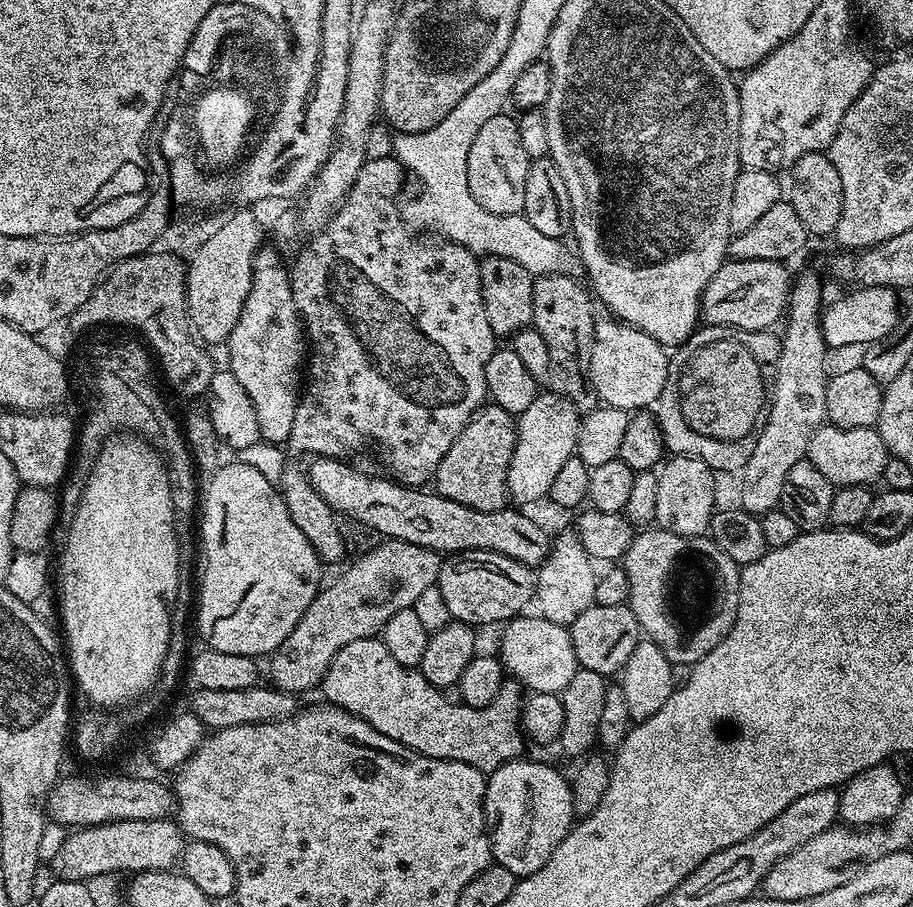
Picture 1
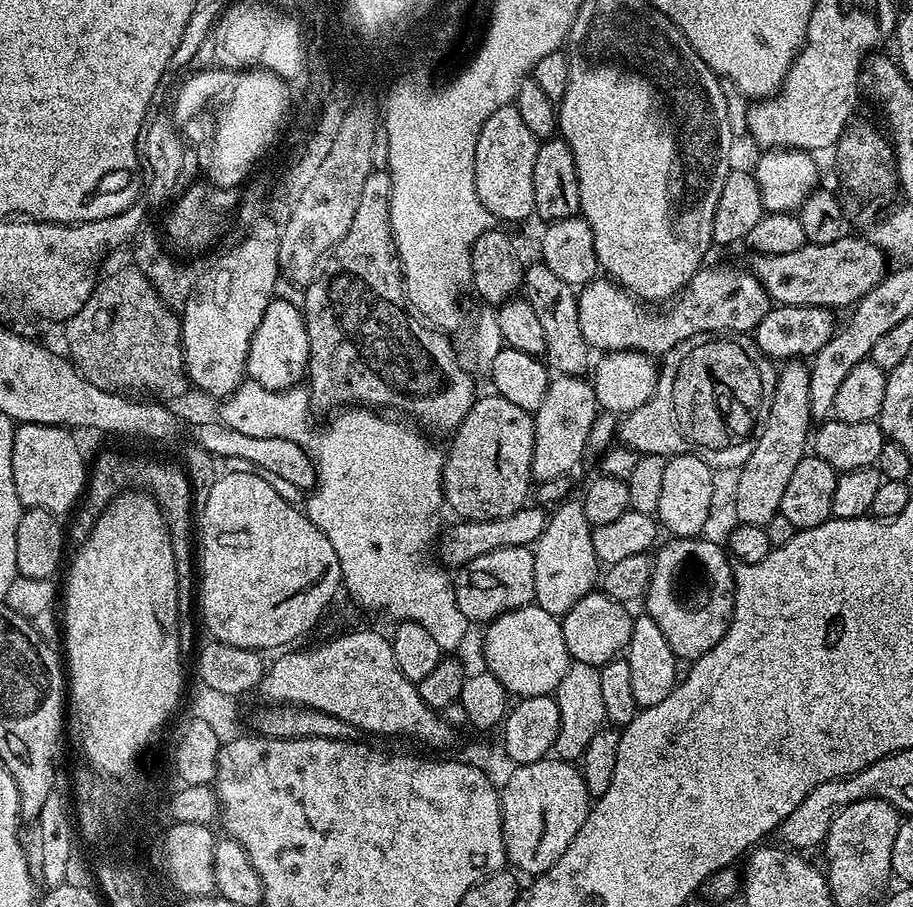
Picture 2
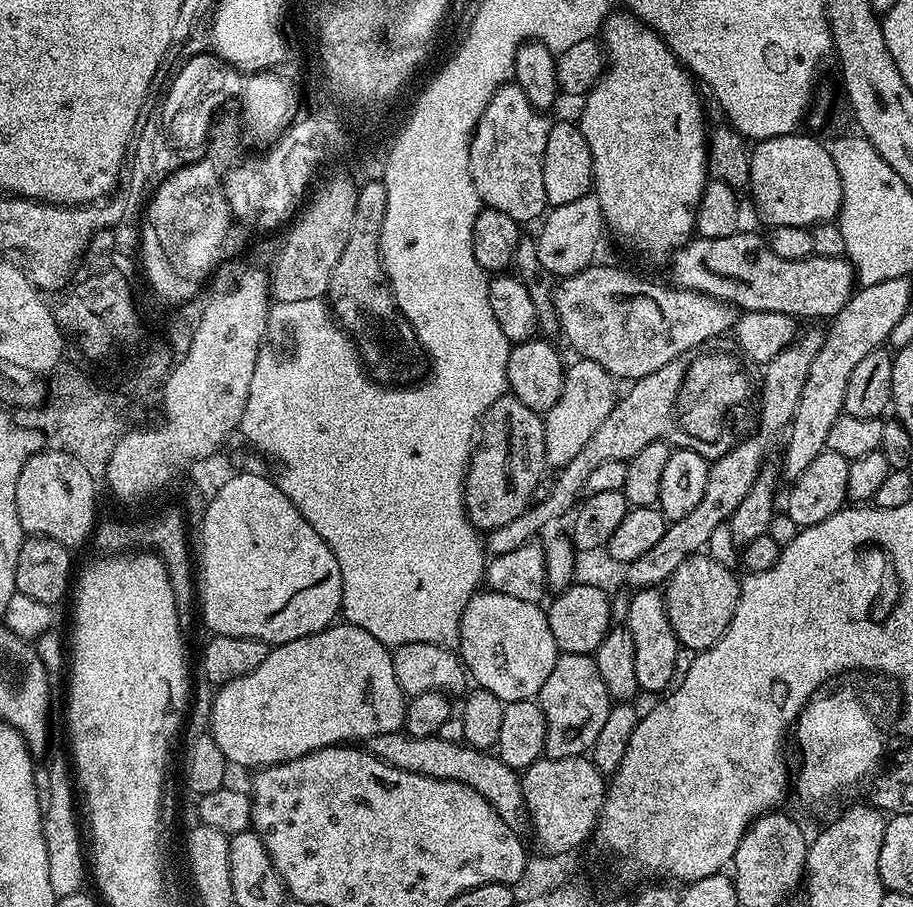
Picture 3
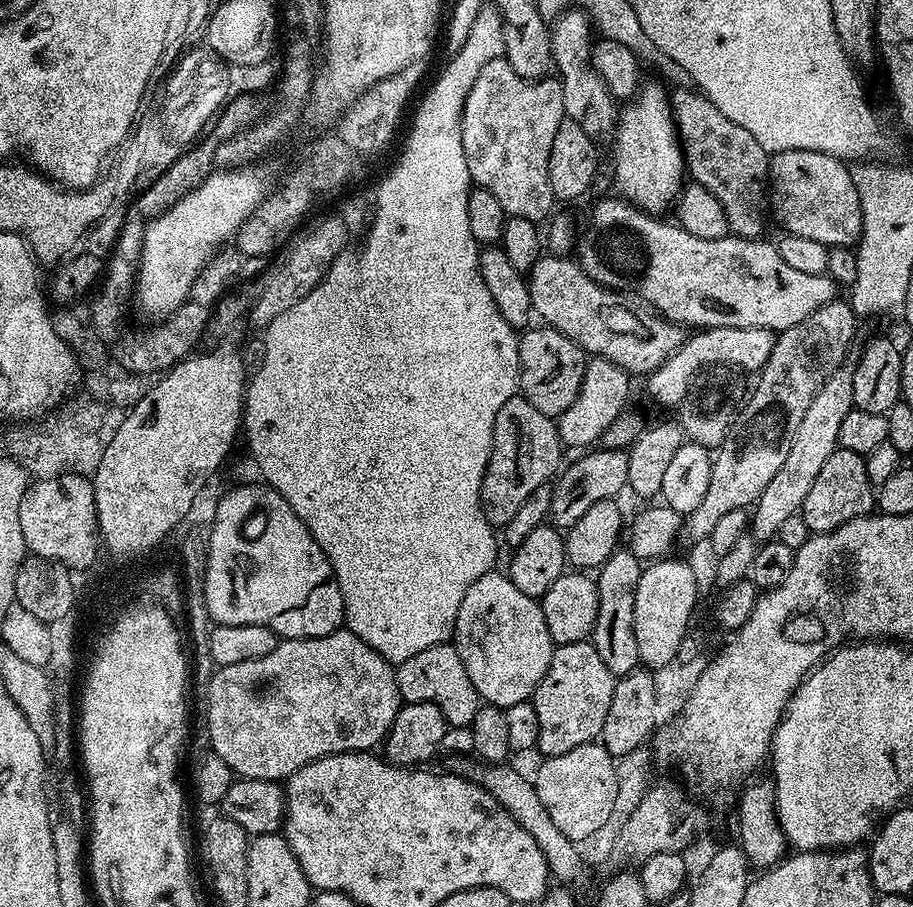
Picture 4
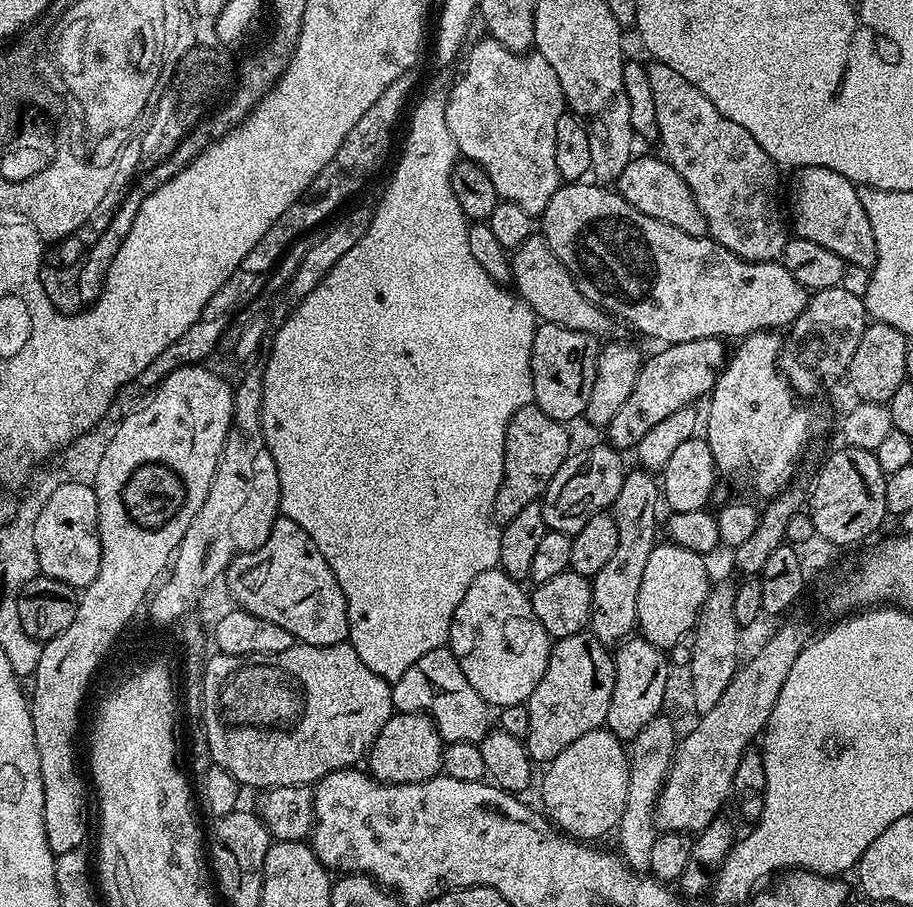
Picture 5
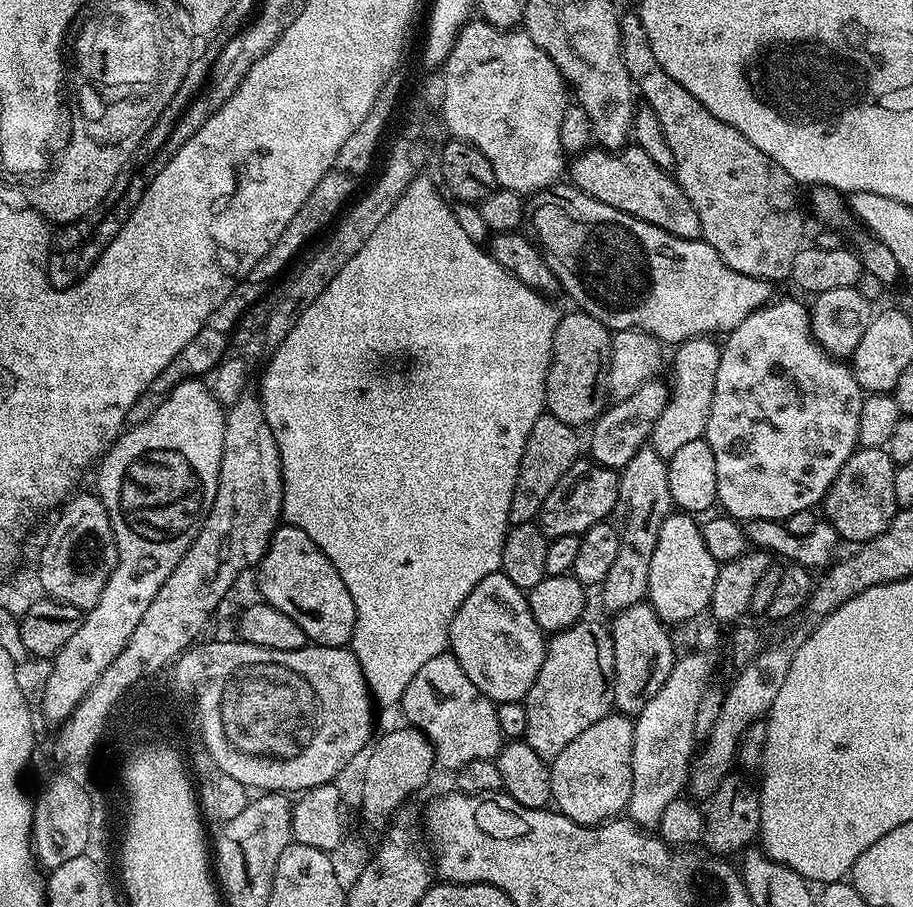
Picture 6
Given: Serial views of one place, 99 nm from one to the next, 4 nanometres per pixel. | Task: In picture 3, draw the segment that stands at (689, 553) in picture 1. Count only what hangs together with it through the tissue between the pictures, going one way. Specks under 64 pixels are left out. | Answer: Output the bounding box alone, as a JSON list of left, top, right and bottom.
[662,554,740,653]

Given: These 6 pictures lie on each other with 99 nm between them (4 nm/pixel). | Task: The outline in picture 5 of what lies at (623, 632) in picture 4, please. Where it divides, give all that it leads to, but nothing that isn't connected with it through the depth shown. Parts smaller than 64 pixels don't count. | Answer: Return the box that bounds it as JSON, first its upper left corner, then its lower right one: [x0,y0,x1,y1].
[588,467,662,646]

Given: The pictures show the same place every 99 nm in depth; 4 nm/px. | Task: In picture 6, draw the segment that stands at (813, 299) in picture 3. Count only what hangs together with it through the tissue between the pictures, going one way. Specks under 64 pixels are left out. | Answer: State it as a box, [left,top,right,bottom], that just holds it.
[526,182,774,346]

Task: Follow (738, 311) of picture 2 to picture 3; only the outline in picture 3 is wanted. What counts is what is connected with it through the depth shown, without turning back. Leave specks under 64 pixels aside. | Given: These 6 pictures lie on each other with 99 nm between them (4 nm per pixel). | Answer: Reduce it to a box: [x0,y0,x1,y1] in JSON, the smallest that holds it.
[554,264,737,382]

